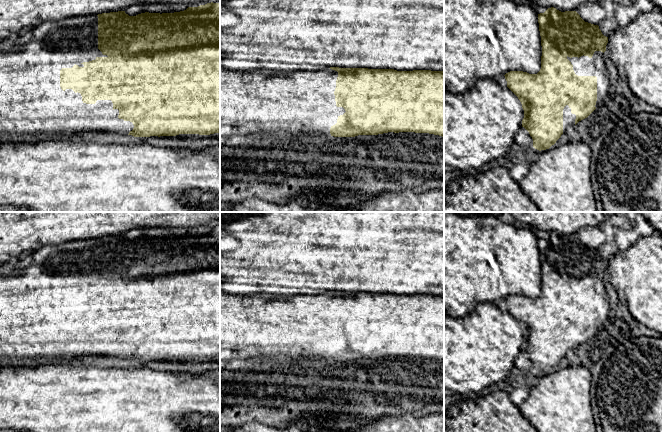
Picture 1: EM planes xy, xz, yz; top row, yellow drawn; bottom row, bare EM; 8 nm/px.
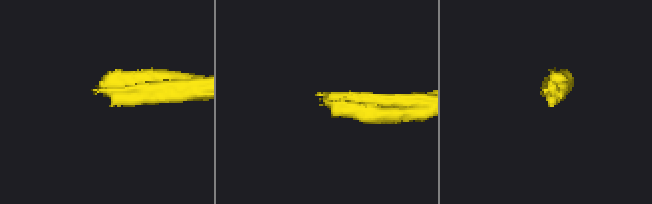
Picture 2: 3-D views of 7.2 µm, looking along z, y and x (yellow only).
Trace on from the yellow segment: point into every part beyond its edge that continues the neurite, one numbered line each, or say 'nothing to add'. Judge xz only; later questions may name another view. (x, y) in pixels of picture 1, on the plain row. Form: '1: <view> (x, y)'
1: xz (257, 326)

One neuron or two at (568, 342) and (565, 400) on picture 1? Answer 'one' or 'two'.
two

